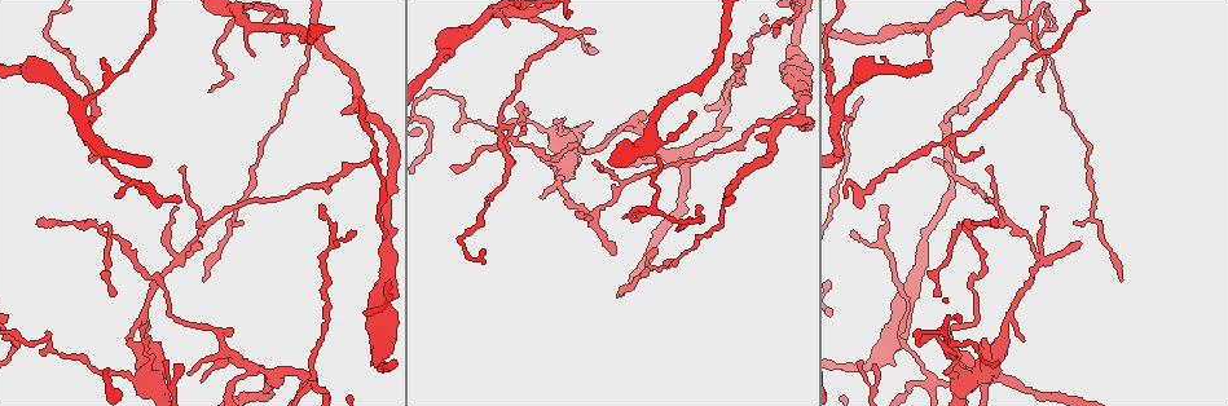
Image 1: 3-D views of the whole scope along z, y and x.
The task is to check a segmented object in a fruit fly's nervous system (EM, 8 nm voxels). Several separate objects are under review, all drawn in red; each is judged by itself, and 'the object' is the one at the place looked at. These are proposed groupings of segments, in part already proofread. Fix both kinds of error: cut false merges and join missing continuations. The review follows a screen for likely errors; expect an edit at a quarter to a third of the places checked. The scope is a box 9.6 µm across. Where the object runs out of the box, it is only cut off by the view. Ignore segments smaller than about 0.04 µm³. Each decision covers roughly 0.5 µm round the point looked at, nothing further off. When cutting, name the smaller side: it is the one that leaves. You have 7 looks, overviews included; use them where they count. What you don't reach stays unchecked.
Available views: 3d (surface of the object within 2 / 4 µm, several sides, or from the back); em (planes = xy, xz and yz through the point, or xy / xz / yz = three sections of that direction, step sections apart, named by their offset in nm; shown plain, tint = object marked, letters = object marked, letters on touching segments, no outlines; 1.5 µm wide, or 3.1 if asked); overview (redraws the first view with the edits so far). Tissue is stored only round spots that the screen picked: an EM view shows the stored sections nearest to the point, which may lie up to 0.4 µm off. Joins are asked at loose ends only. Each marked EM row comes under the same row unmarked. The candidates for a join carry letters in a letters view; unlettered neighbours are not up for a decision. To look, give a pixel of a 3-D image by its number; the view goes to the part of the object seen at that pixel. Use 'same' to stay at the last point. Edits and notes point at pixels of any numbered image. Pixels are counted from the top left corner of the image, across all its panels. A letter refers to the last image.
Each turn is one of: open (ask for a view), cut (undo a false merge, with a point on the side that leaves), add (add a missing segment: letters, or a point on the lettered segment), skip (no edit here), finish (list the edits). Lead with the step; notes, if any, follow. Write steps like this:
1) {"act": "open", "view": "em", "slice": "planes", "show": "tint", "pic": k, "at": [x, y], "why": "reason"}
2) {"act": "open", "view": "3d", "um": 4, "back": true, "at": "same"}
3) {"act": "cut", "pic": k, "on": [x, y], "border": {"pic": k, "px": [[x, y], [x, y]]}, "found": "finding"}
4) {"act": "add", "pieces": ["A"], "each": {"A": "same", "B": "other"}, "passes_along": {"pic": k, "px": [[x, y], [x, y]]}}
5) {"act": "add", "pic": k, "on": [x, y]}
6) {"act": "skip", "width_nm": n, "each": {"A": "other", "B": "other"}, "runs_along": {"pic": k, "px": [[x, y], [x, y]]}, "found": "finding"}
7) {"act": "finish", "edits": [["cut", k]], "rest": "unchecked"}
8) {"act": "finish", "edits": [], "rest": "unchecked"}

{"act": "open", "view": "em", "slice": "planes", "show": "letters", "pic": 1, "at": [964, 230], "why": "sharp bend"}

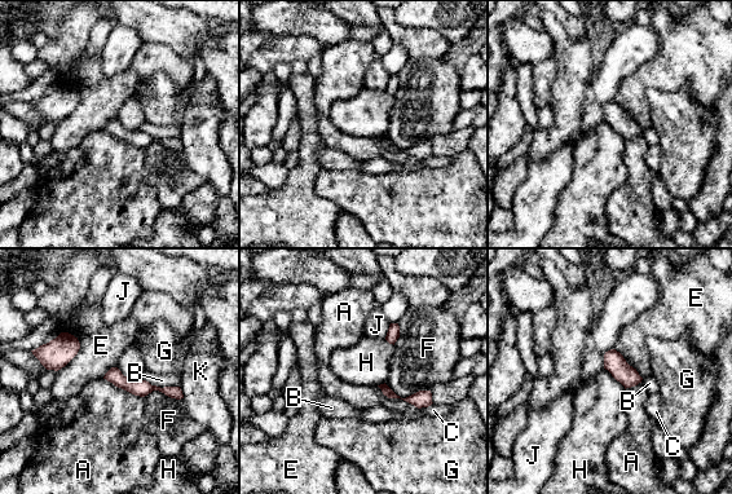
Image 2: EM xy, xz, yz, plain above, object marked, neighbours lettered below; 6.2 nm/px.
{"act": "skip", "width_nm": 100, "each": {"A": "other", "B": "other", "C": "other", "E": "other", "F": "other", "G": "other", "H": "other", "J": "other", "K": "other"}, "border": {"pic": 2, "px": [[604, 367], [625, 388]]}, "found": "one cell here"}

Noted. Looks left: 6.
{"act": "open", "view": "em", "slice": "planes", "show": "letters", "pic": 1, "at": [1023, 342], "why": "tapers out"}

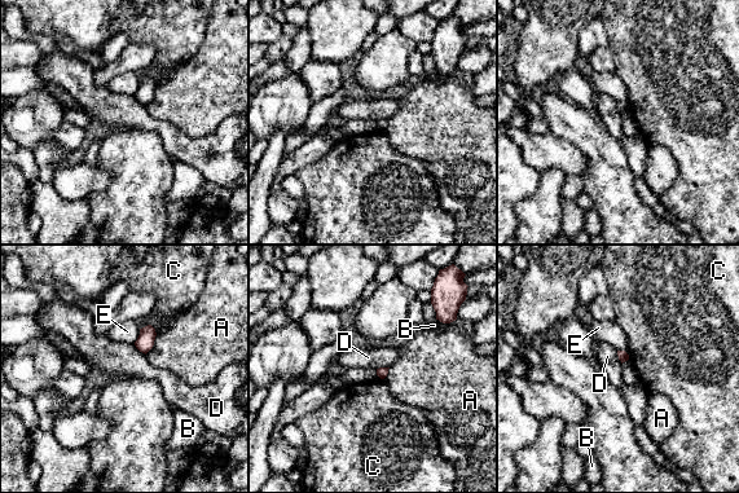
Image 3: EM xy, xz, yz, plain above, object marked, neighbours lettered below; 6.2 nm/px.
{"act": "skip", "each": {"A": "other", "B": "other", "C": "other", "D": "other", "E": "other"}, "border": {"pic": 3, "px": [[133, 344], [145, 355]]}, "found": "none of them fits"}

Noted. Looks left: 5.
{"act": "open", "view": "em", "slice": "planes", "show": "letters", "pic": 1, "at": [274, 376], "why": "a narrow waist"}

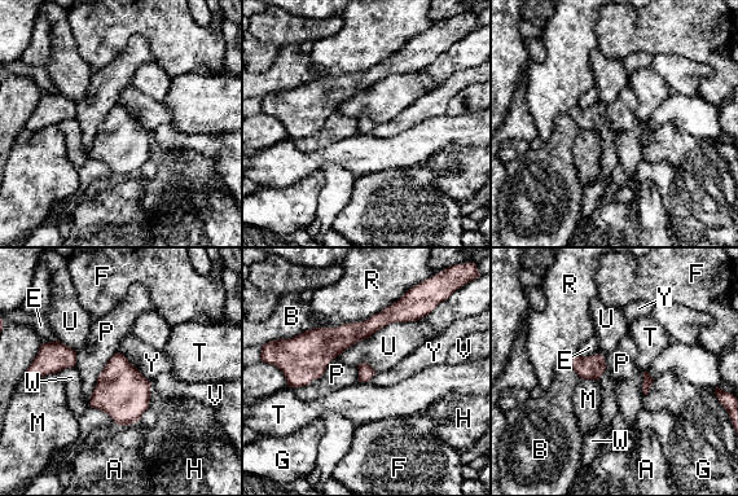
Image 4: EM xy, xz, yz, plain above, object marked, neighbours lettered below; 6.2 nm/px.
{"act": "skip", "each": {"A": "other", "B": "other", "E": "other", "F": "other", "G": "other", "H": "other", "M": "other", "P": "other", "R": "other", "T": "other", "U": "other", "V": "other", "W": "other", "Y": "other"}, "found": "continuous, no second cell"}

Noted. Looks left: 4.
{"act": "finish", "edits": [], "rest": "unchecked"}

